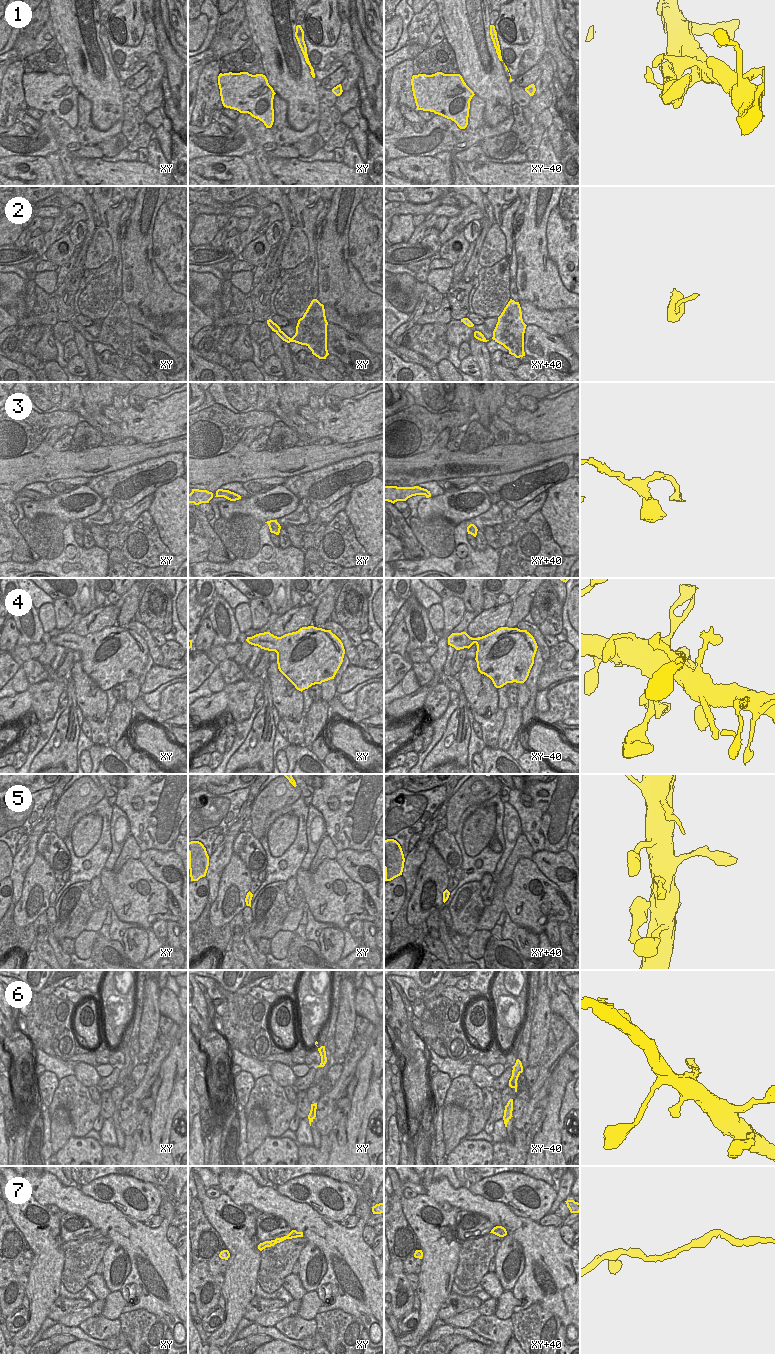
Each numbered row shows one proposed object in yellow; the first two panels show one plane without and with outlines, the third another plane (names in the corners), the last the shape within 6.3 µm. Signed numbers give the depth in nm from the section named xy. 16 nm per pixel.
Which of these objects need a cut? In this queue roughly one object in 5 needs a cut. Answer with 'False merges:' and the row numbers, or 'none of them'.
False merges: none of them.

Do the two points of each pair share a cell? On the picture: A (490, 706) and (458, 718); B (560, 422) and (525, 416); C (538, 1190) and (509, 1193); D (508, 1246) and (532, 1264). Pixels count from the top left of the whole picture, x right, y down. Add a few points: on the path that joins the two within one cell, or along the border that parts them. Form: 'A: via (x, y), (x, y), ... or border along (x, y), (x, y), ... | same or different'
A: border along (463, 691), (469, 706) | different
B: via (551, 422), (534, 422) | same
C: via (531, 1193), (516, 1193) | same
D: border along (512, 1238), (524, 1256), (517, 1280) | different

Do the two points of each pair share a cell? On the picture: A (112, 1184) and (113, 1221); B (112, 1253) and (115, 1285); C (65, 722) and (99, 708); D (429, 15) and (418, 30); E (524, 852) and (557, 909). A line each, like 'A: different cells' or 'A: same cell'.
A: different cells
B: same cell
C: different cells
D: same cell
E: different cells

